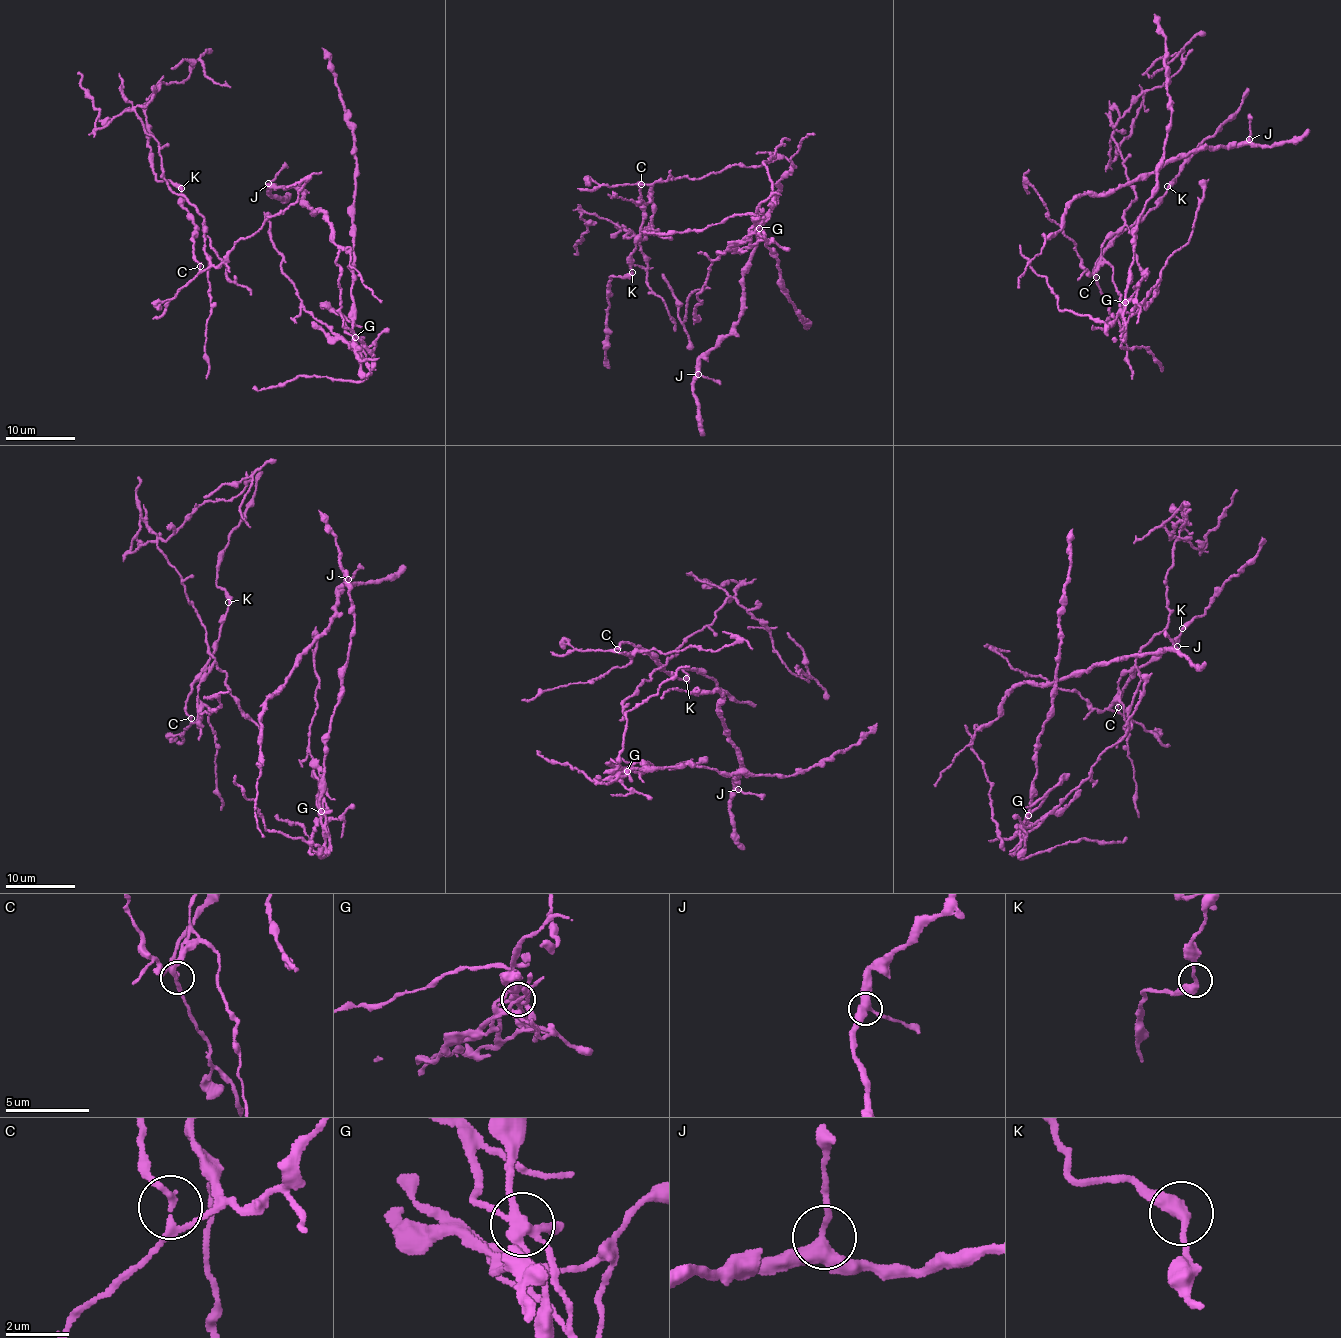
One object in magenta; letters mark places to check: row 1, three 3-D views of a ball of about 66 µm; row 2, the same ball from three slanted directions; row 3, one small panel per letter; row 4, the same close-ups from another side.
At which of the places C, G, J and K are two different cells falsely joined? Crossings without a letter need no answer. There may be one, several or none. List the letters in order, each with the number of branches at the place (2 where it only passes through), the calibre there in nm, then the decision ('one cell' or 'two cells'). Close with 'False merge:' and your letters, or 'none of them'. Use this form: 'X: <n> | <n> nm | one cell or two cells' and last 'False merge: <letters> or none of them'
C: 3 | 180 nm | two cells
G: 5 | 320 nm | two cells
J: 3 | 360 nm | one cell
K: 2 | 340 nm | one cell
False merge: C, G

